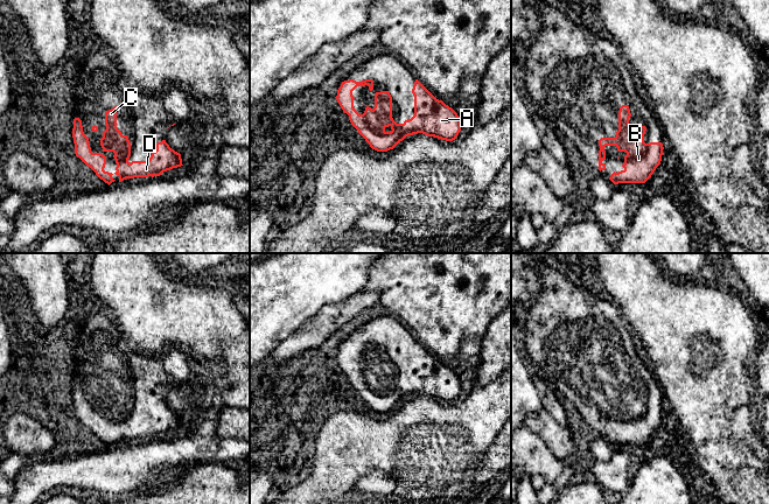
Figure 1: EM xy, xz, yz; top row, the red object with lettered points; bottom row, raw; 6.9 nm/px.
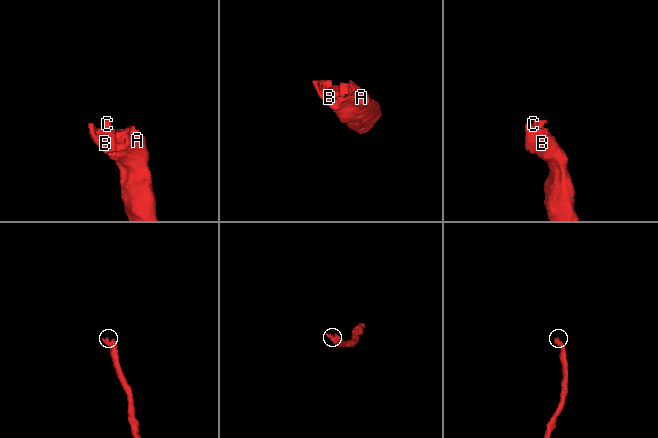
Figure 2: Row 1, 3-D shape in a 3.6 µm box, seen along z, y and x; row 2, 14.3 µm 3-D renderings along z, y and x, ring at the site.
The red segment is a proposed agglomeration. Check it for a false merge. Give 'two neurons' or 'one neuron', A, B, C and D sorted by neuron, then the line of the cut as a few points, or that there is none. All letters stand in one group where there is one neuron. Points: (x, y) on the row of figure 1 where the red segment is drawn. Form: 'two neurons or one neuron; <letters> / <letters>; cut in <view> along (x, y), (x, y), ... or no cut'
one neuron; A B C D; no cut

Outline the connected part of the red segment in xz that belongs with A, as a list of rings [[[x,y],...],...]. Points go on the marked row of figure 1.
[[[354,79],[342,82],[335,97],[344,113],[349,116],[351,125],[377,152],[393,149],[406,136],[422,133],[446,141],[456,139],[461,131],[461,119],[457,113],[436,99],[418,79],[412,93],[414,96],[414,116],[397,124],[392,118],[392,97],[389,91],[376,92],[375,107],[365,107],[359,114],[354,107],[352,91],[357,86],[369,86],[373,90],[373,80]]]

